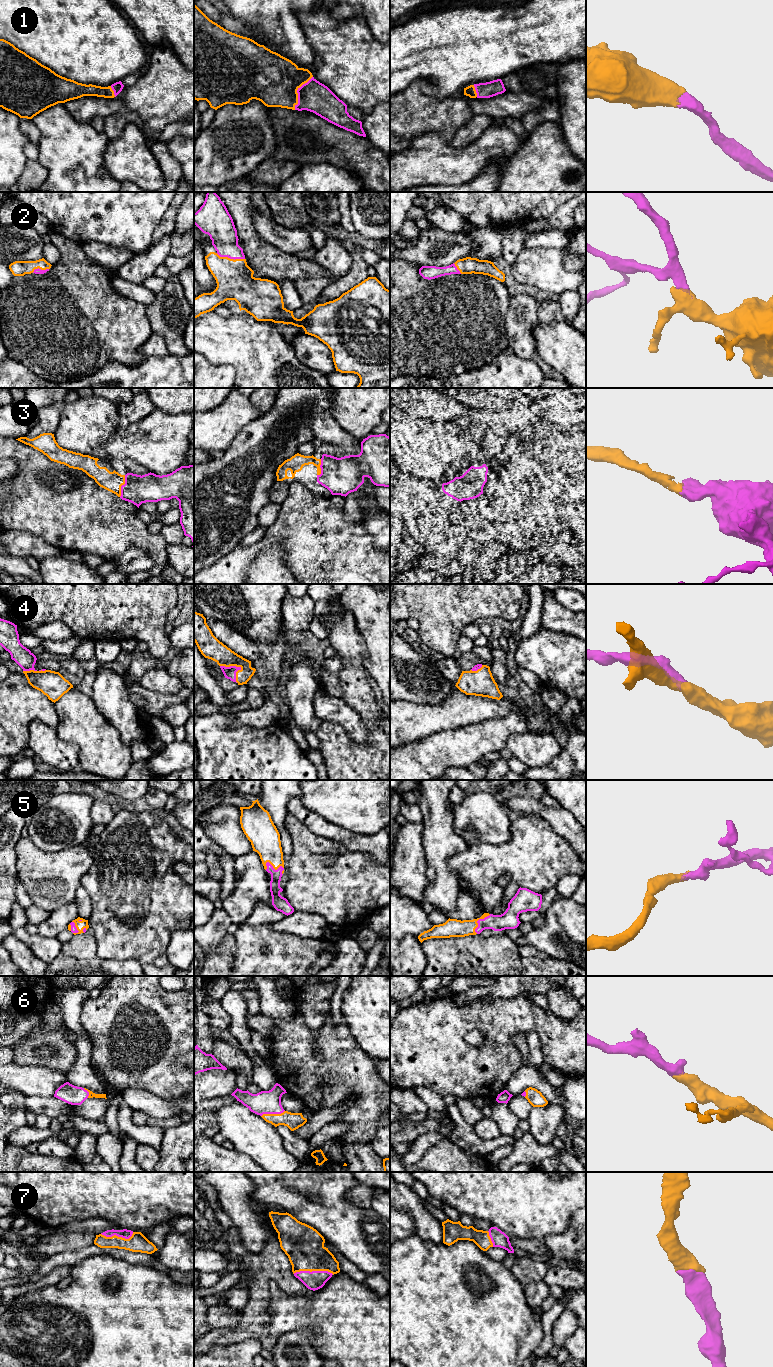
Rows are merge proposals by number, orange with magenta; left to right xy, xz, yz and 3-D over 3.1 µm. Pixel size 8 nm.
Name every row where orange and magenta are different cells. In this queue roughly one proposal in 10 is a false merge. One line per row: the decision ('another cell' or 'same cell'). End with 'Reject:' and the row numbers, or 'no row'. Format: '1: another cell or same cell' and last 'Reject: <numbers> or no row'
1: same cell
2: same cell
3: same cell
4: same cell
5: same cell
6: same cell
7: same cell
Reject: no row

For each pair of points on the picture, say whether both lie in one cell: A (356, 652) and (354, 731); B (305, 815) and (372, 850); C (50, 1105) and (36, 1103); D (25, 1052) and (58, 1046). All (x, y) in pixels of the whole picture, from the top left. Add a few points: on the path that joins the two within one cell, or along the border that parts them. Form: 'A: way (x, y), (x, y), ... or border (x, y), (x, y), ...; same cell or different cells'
A: border (336, 697), (343, 700), (359, 715), (368, 731); different cells
B: way (320, 826), (355, 842); same cell
C: way (47, 1105), (39, 1104); same cell
D: way (33, 1044), (36, 1041), (50, 1041); same cell

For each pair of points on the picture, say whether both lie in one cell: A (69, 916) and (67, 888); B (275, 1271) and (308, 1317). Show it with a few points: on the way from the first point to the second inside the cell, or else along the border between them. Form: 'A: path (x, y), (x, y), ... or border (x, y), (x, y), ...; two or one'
A: border (74, 900), (51, 911); two
B: border (273, 1281), (286, 1294), (303, 1294), (307, 1290); two

